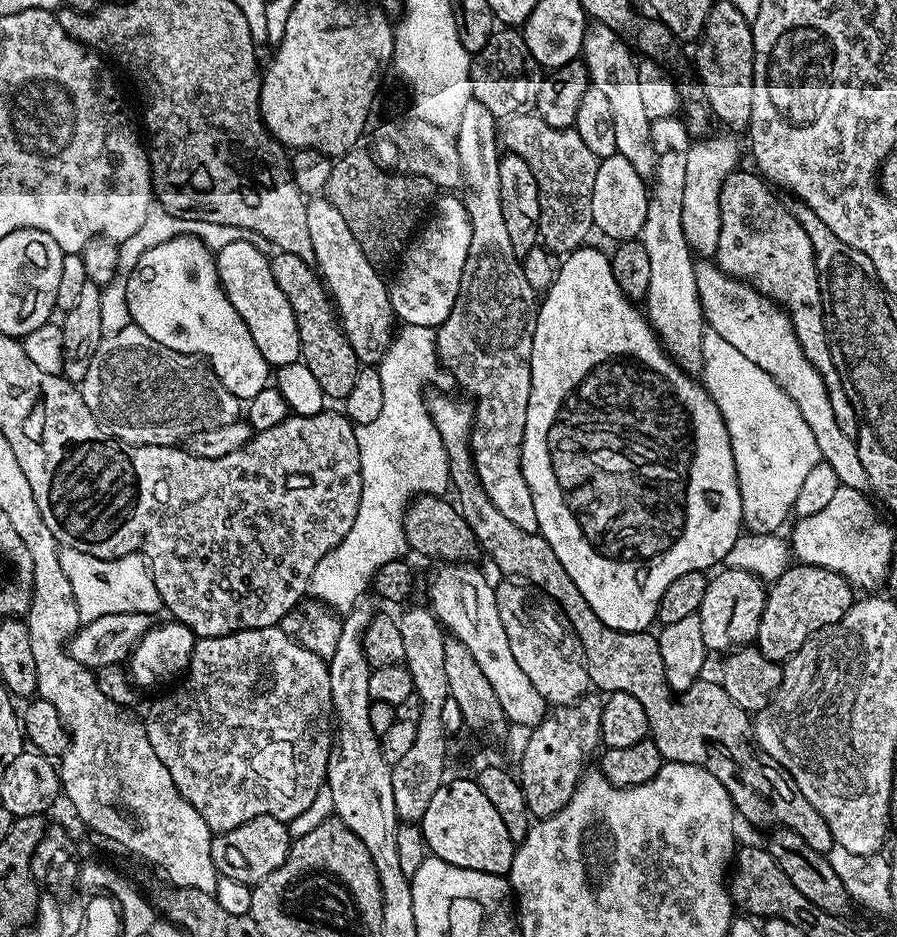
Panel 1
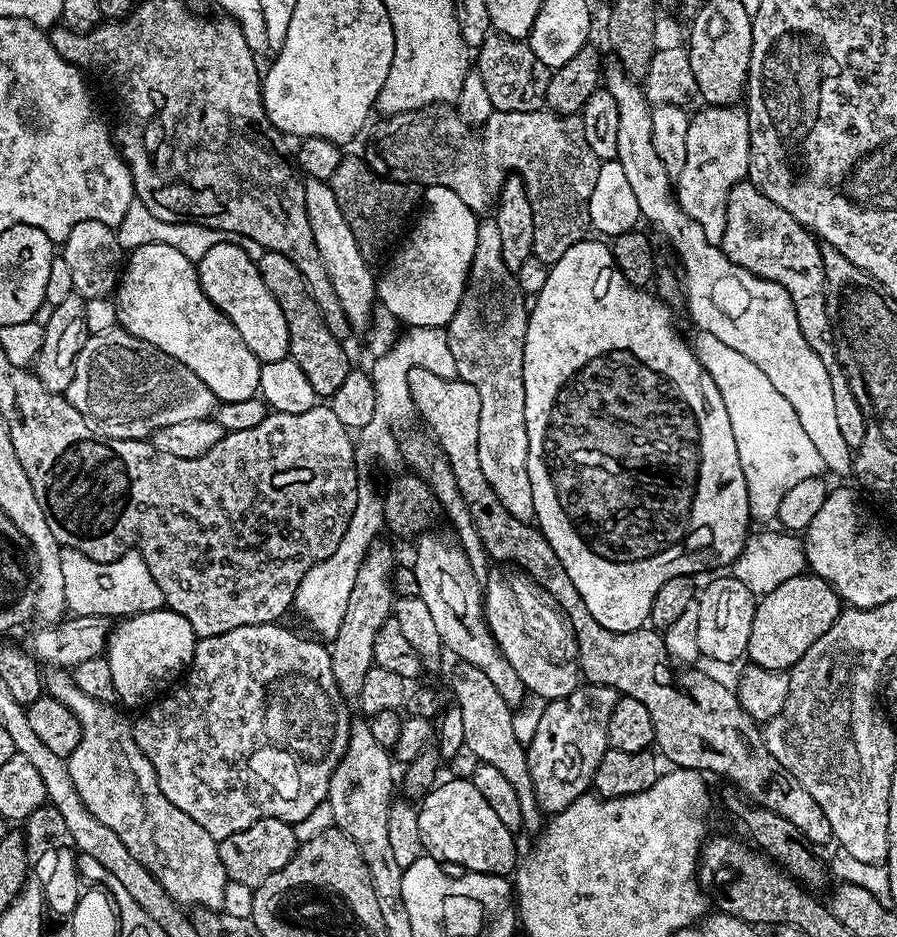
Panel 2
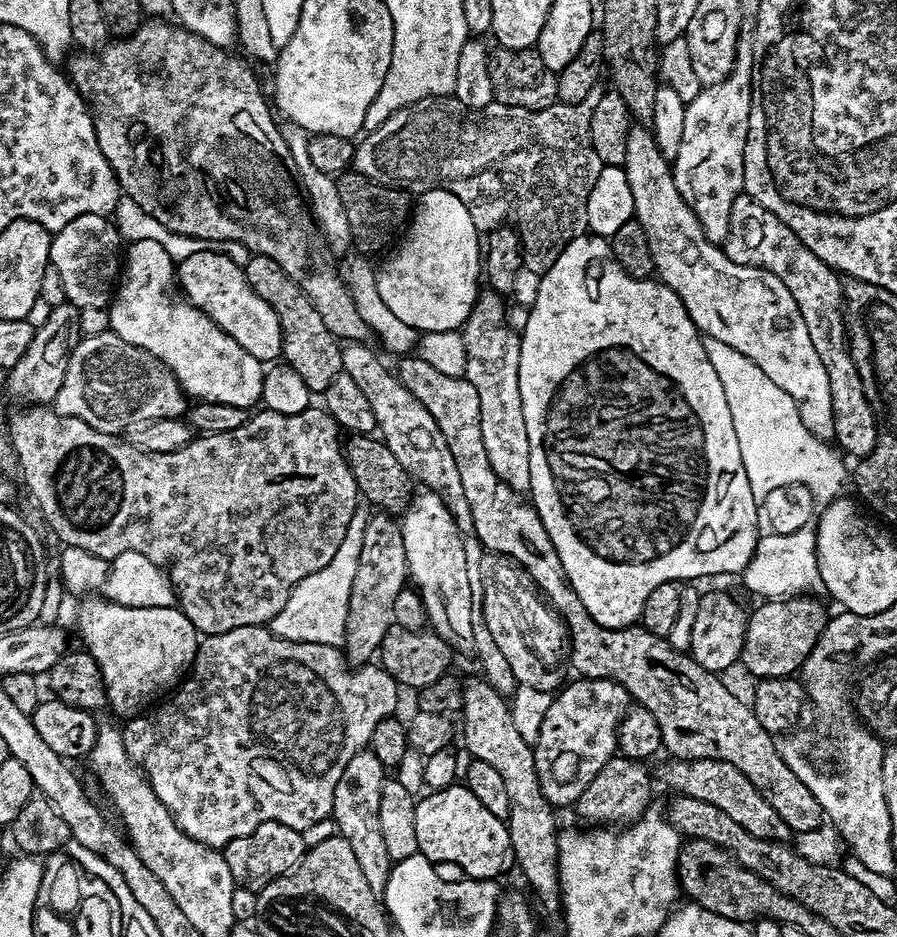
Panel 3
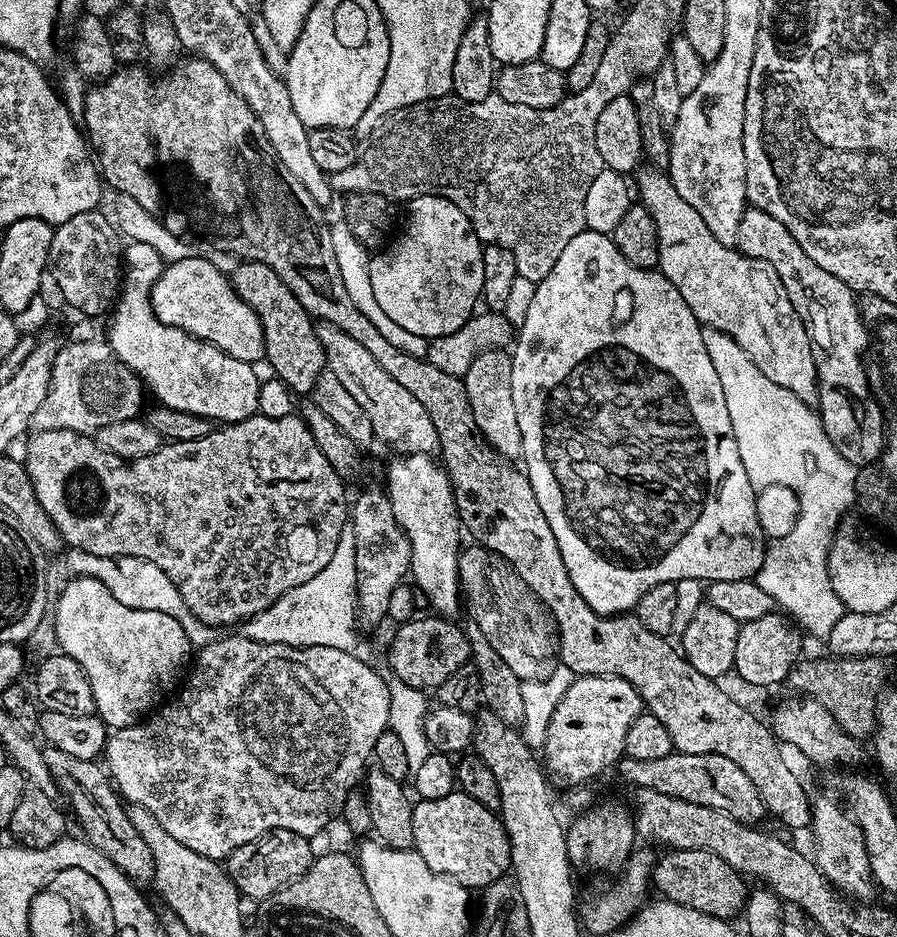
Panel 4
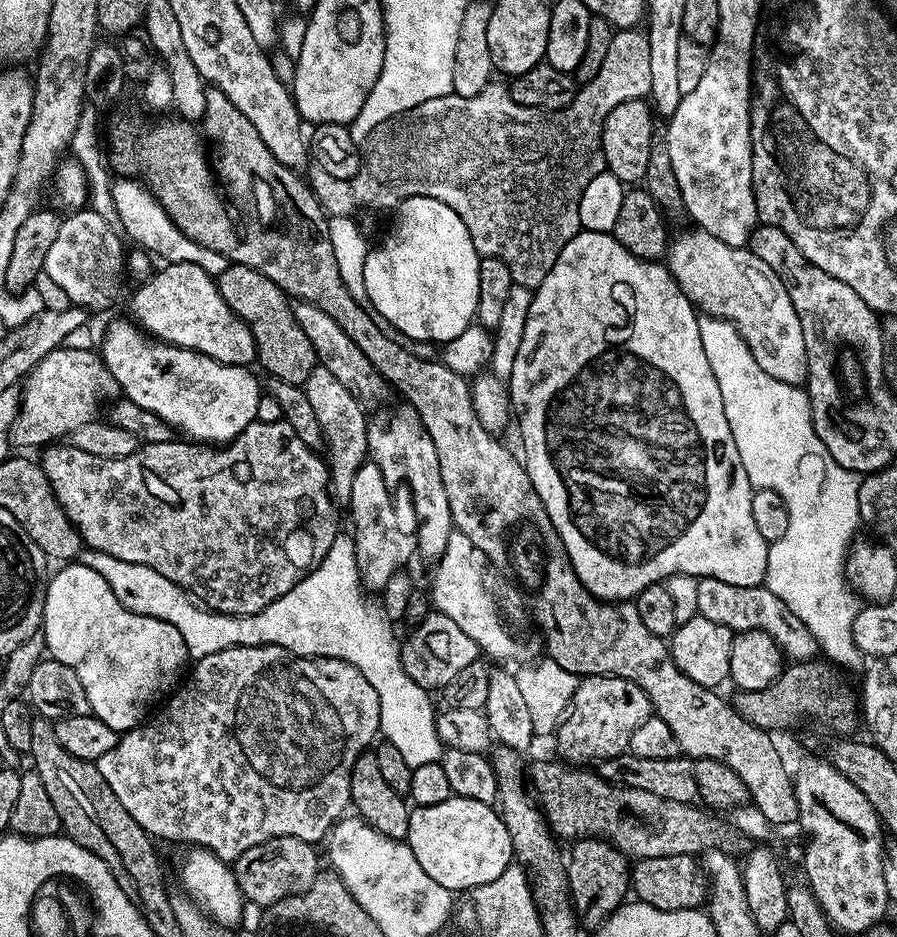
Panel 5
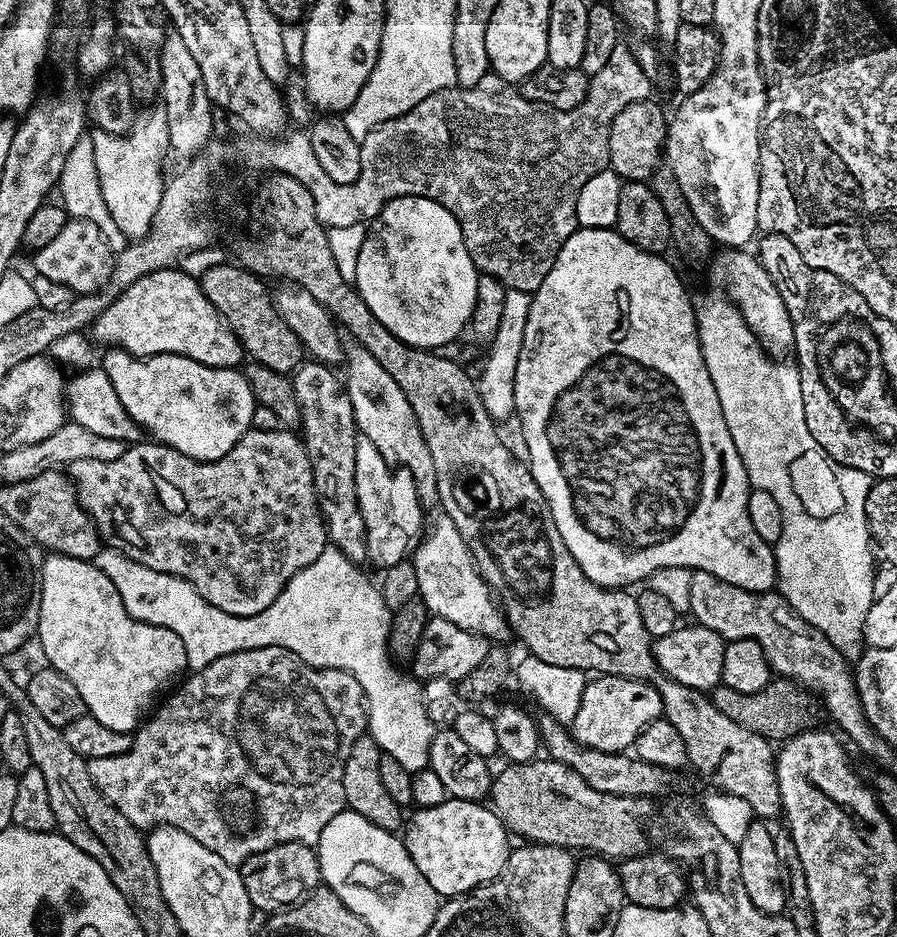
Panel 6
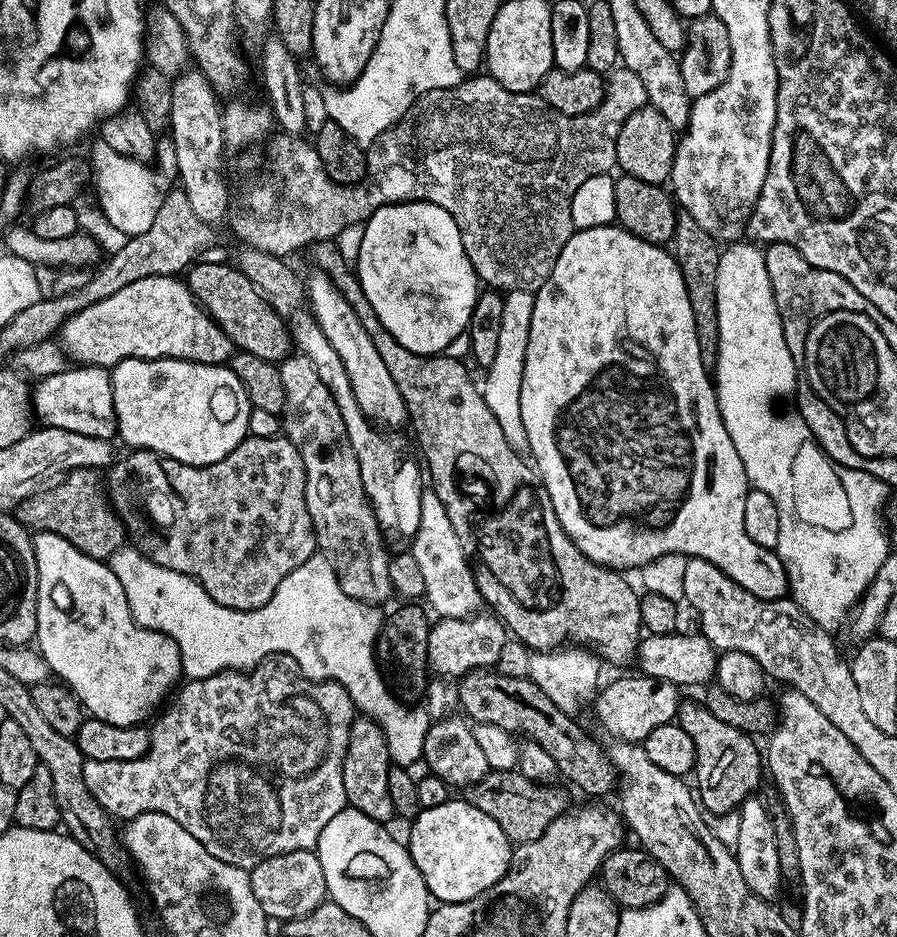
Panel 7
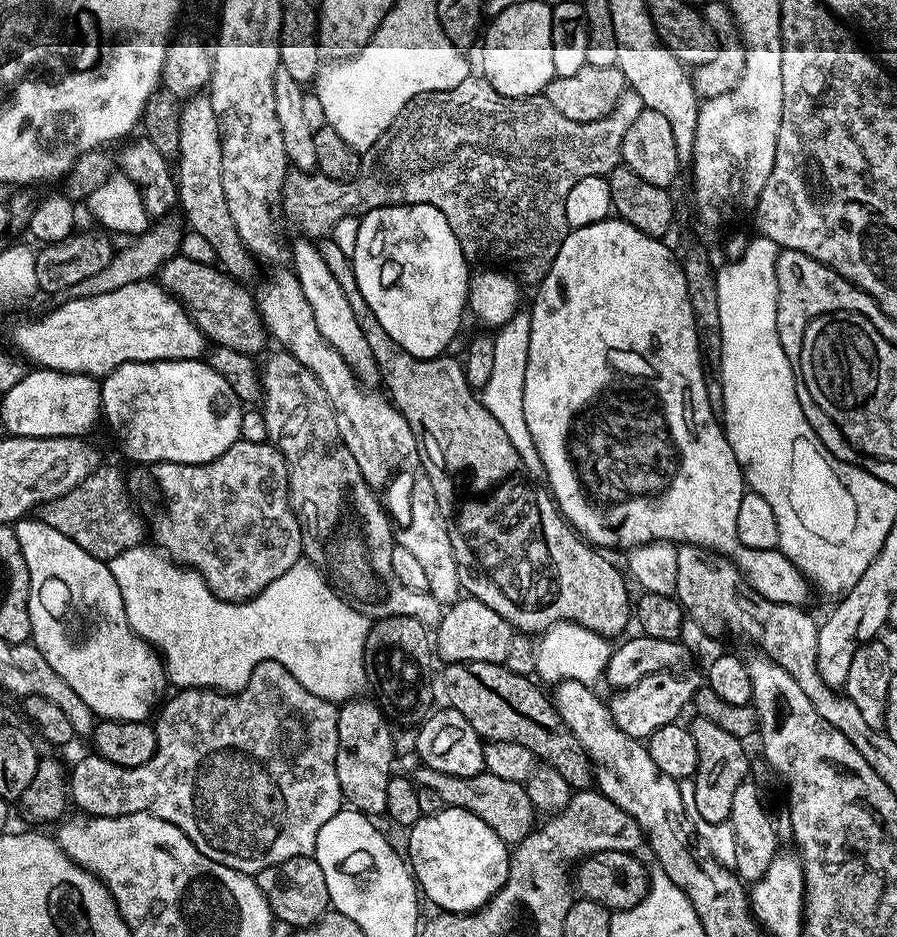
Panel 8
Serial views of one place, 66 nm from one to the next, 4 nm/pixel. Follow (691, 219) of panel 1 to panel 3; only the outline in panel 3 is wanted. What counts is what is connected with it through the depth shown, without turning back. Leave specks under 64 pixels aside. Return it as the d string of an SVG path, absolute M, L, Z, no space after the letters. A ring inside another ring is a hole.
M744 34L736 46L732 71L717 84L701 87L699 94L687 101L682 146L678 146L678 154L671 161L678 194L694 210L706 238L719 245L723 245L730 230L734 198L744 192L744 147L751 105L752 37Z

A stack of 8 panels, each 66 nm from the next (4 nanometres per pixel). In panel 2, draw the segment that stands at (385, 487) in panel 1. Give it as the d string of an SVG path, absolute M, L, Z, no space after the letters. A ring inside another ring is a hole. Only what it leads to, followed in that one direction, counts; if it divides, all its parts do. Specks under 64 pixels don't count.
M434 326L409 327L408 332L399 337L392 349L386 354L375 357L371 362L370 375L376 391L376 413L374 418L362 430L362 436L368 439L368 452L372 456L381 456L386 463L392 464L398 460L398 444L392 437L392 427L400 424L409 415L413 415L410 386L408 385L408 372L415 368L434 370L438 378L457 379L454 354L450 354L448 333L444 328ZM361 482L354 514L346 526L346 534L342 534L342 542L338 542L338 550L334 550L330 558L315 564L306 578L302 578L296 591L294 612L317 632L313 632L317 637L330 642L338 634L338 626L342 626L342 614L346 614L346 602L350 602L350 590L354 590L354 578L358 578L365 554L377 543L379 536L376 535L380 531L383 533L385 528L383 499L367 482Z

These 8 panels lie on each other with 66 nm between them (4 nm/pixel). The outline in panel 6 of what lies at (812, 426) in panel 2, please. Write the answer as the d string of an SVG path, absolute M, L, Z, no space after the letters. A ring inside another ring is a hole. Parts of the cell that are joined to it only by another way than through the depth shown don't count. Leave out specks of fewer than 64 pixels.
M724 250L711 261L712 276L721 284L723 295L735 304L741 318L748 324L749 330L756 335L757 341L765 352L776 358L793 351L794 326L790 322L790 313L786 310L786 302L782 302L782 294L774 286L770 274L761 266L759 259L748 250Z

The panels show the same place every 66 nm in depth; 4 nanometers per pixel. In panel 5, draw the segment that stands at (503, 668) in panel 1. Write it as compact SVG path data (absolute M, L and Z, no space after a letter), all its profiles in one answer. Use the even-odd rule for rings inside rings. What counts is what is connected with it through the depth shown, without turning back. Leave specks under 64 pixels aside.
M406 402L401 408L392 408L389 412L380 412L368 422L368 456L379 462L385 473L389 485L396 486L405 480L412 491L412 508L420 519L420 528L415 529L416 546L419 555L425 556L430 562L439 558L446 550L447 539L453 532L454 525L450 514L450 498L446 498L446 486L442 482L442 466L438 466L438 450L434 450L434 442L428 431L420 424L420 416Z

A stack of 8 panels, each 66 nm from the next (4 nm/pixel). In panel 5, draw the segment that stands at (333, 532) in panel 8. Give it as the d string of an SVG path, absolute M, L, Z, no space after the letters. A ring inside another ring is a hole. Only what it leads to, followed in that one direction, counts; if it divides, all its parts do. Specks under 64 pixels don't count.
M317 367L306 378L302 385L306 398L310 398L310 406L314 406L314 414L318 417L318 426L322 426L322 434L326 445L326 463L330 473L328 487L332 493L333 501L351 501L354 474L365 463L368 456L368 422L369 417L364 416L365 405L356 399L356 396L330 370Z

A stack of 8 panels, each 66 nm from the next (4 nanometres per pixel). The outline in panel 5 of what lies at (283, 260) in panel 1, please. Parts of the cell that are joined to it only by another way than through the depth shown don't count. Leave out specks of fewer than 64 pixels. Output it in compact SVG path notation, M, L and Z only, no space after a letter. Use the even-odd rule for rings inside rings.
M229 263L224 267L228 268L222 269L220 276L218 272L215 277L216 285L226 306L230 306L236 316L245 320L254 334L255 359L260 359L260 364L269 372L269 377L304 385L306 378L310 378L312 371L318 367L318 361L314 346L310 346L310 338L306 338L302 326L298 326L298 318L294 318L293 301L288 293L270 278L266 278L266 274L250 266Z

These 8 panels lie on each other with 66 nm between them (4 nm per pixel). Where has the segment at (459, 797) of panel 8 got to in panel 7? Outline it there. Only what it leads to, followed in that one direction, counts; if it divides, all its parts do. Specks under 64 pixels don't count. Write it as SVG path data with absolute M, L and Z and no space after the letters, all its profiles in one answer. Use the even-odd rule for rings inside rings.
M518 769L510 771L490 770L478 782L464 790L464 798L488 814L506 834L511 843L524 843L540 838L555 818L571 805L567 792L557 785L542 785L526 778Z

